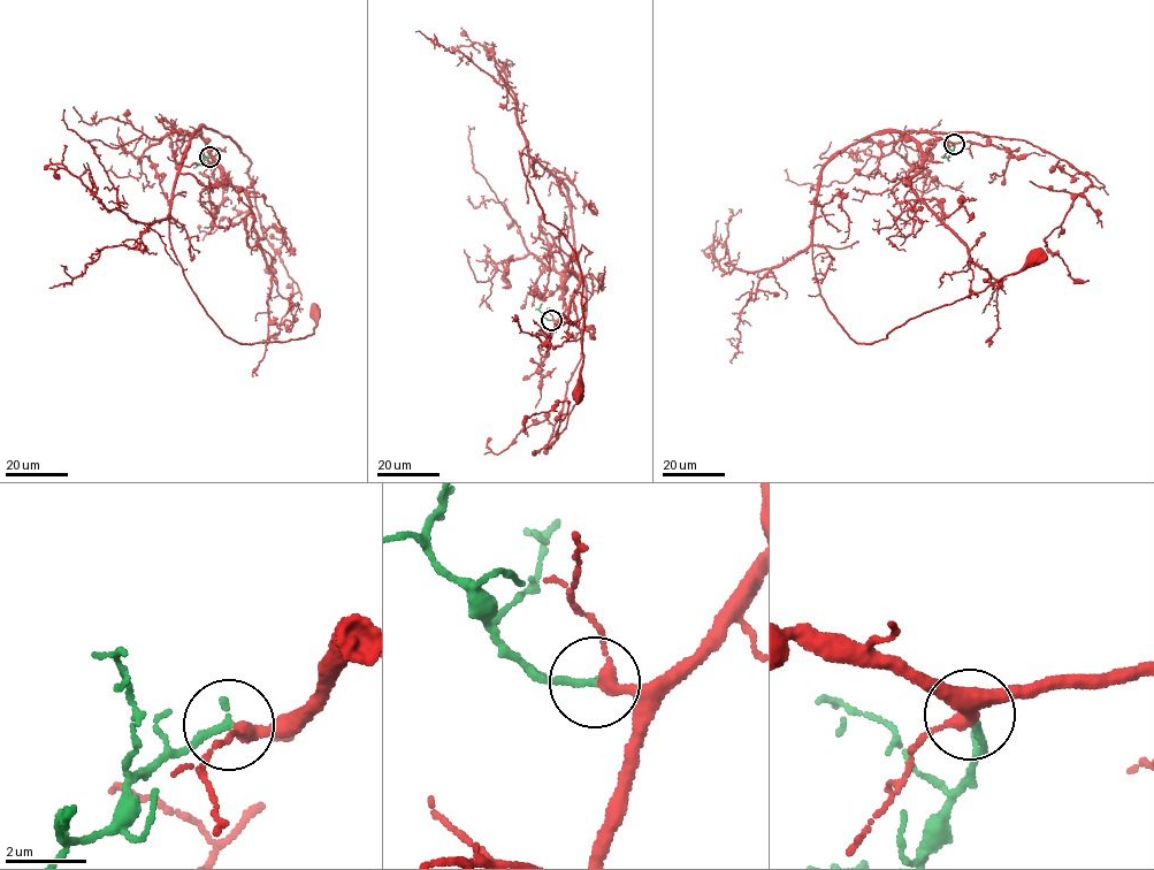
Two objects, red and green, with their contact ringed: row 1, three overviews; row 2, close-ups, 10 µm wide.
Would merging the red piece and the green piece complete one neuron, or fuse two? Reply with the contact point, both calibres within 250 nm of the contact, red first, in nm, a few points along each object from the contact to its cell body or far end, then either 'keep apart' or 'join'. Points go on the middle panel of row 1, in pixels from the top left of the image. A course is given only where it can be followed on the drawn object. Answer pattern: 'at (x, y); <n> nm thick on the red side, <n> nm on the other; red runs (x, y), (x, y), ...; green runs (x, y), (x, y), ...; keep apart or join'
at (551, 320); 280 nm thick on the red side, 200 nm on the other; red runs (552, 320), (565, 308), (573, 247), (566, 189), (519, 152), (582, 279), (579, 392); green runs (552, 320), (540, 310), (542, 303); join

